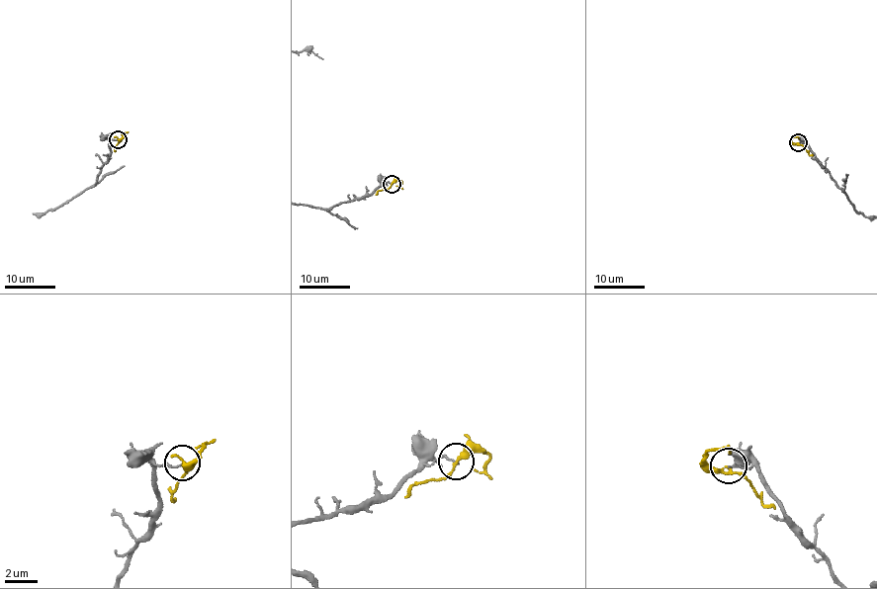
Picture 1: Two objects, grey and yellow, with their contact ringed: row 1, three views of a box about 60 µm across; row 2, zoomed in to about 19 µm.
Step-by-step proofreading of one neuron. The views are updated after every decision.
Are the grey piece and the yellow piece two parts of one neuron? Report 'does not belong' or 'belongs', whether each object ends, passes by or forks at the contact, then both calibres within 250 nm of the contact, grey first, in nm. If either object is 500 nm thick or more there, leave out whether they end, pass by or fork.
does not belong; grey ends there; yellow passes by; 90 nm thick on the grey side, 180 nm on the other

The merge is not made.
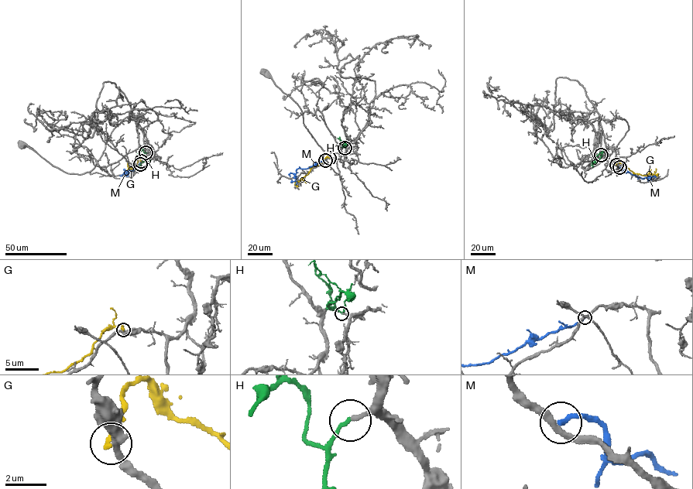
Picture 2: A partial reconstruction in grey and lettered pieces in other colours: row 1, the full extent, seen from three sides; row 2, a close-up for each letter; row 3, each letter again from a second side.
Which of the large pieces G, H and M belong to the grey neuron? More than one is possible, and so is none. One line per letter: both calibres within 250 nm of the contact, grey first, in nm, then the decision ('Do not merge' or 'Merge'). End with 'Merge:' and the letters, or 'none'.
G: Thickness 320 nm (grey) against 260 nm. Do not merge
H: Thickness 200 nm (grey) against 170 nm. Merge
M: Thickness 280 nm (grey) against 240 nm. Do not merge
Merge: H

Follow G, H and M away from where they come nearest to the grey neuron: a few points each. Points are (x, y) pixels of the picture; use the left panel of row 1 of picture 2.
G: (141, 161), (138, 157), (135, 169), (128, 169), (132, 169)
H: (145, 152), (147, 160), (139, 165)
M: (140, 163), (129, 172), (124, 174), (128, 172), (123, 170)

